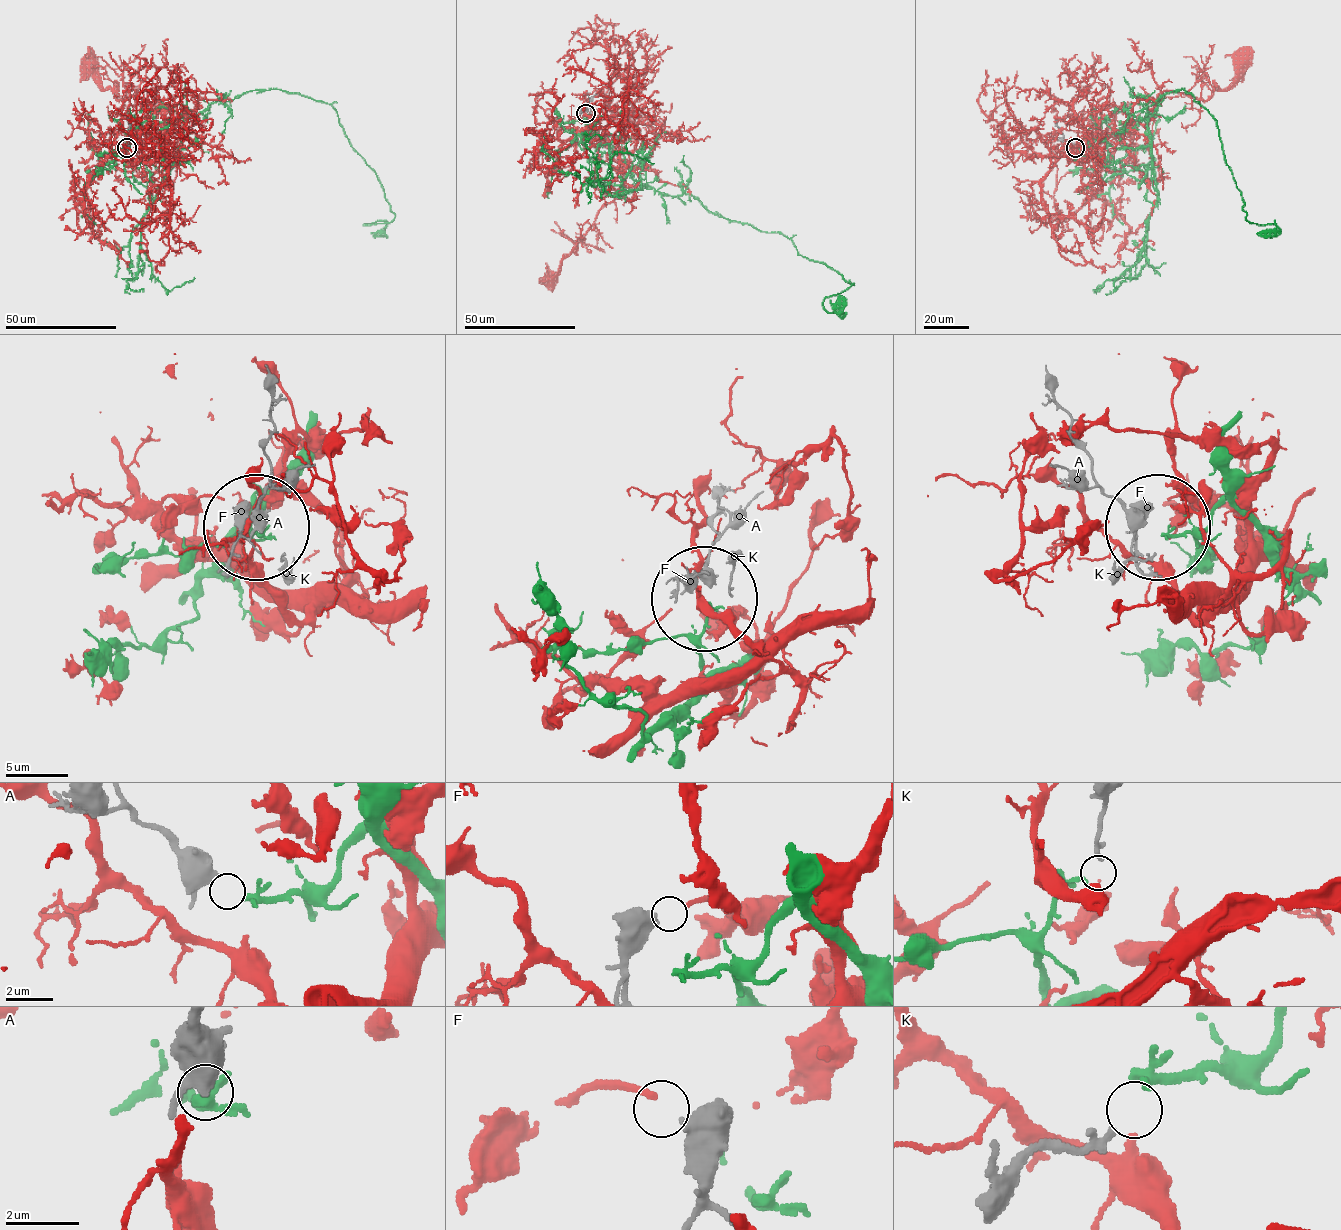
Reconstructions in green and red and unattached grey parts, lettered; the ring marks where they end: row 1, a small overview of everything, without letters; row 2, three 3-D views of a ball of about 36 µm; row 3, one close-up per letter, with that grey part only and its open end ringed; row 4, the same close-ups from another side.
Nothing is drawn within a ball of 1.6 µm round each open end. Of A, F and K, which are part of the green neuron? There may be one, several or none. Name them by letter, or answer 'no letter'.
A

